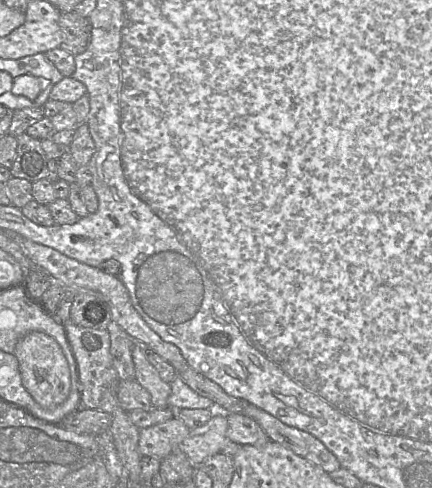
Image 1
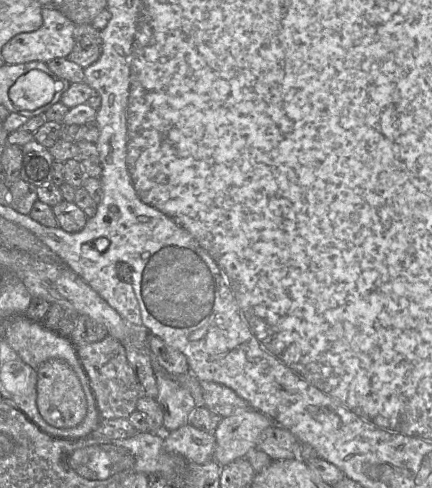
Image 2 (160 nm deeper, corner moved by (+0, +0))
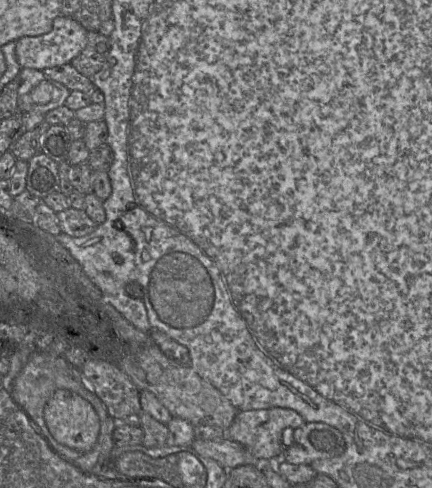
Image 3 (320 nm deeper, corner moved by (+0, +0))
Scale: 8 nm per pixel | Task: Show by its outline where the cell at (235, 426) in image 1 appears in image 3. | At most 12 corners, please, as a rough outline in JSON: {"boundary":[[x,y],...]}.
{"boundary":[[323,422],[294,429],[281,459],[309,464],[345,450],[342,433]]}

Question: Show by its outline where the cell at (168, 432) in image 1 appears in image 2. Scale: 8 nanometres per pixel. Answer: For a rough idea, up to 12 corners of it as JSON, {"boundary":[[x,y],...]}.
{"boundary":[[189,423],[164,433],[164,448],[190,462],[213,460],[213,433]]}

